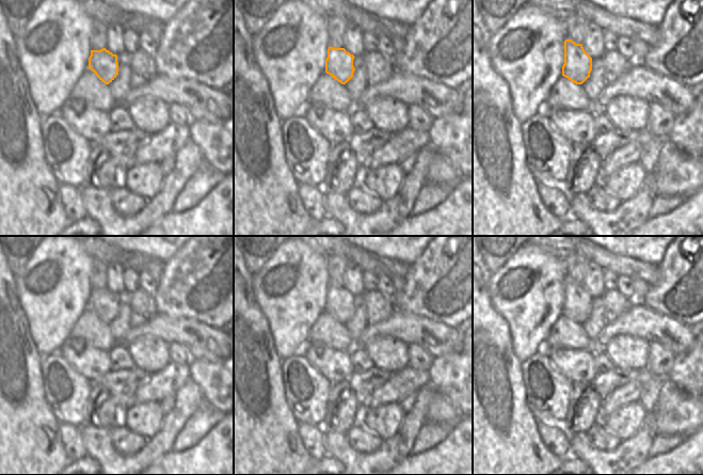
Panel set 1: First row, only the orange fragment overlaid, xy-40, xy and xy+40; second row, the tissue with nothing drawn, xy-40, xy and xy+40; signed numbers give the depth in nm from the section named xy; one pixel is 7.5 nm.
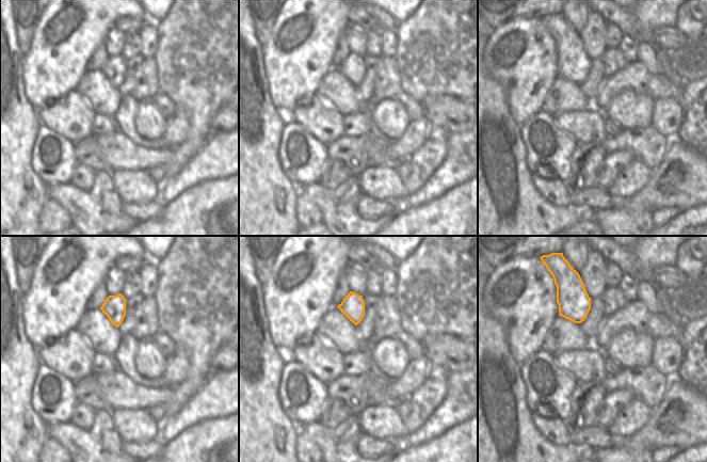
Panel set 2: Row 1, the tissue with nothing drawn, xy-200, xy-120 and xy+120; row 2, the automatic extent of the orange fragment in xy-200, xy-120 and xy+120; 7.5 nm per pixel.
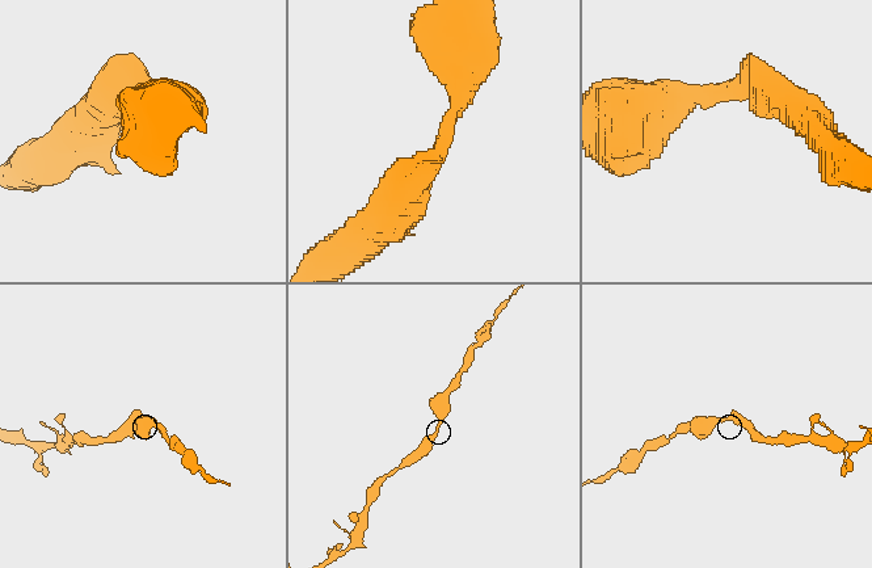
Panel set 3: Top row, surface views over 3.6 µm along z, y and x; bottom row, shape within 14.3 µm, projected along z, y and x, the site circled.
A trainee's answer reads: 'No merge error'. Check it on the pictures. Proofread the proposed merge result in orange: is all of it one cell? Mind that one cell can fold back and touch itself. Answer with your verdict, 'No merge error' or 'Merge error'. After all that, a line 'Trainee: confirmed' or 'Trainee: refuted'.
Merge error
Trainee: refuted

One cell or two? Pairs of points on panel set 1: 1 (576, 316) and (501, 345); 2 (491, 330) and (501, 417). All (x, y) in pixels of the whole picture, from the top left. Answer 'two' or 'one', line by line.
1: two
2: one

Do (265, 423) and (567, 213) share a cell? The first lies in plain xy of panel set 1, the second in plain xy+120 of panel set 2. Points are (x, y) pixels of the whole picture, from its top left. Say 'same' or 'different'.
same

